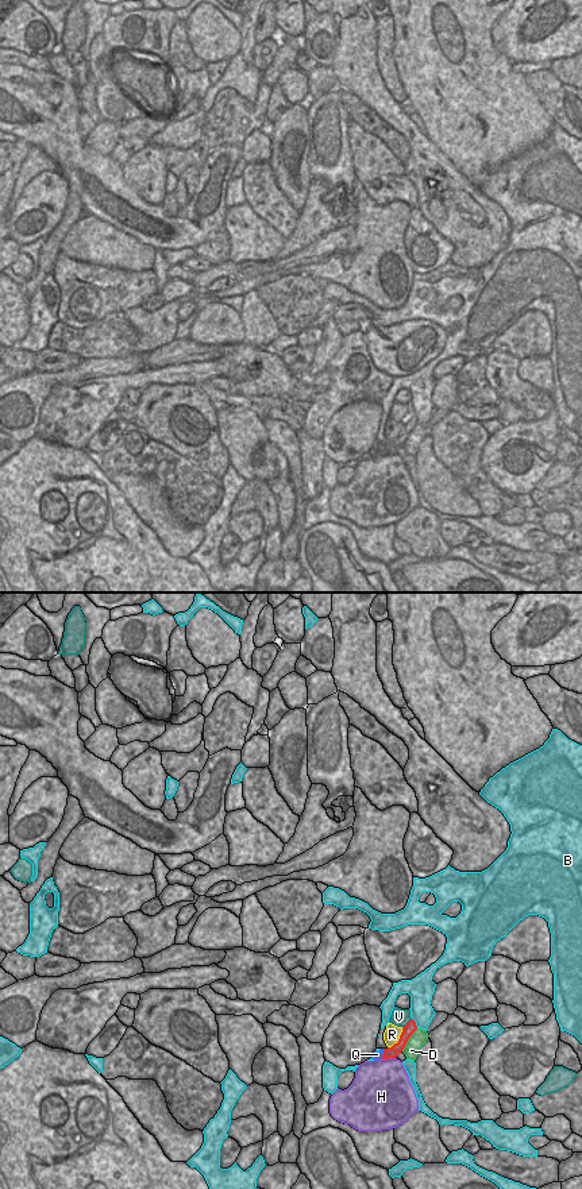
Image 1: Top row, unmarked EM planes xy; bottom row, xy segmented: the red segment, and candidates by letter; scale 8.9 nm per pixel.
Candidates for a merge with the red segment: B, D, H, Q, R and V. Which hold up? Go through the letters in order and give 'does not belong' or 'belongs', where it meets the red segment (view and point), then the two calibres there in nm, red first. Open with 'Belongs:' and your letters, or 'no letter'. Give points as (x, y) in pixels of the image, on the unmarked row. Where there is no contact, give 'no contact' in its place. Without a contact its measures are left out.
Belongs: Q
B: does not belong; meets red in xy at (415, 419); 100 nm thick on the red side, 200 nm on the other
D: does not belong; meets red in xy at (408, 433); 100 nm thick on the red side, 140 nm on the other
H: does not belong; meets red in xy at (388, 452); 100 nm thick on the red side, 460 nm on the other
Q: belongs; meets red in xy at (382, 450); 100 nm thick on the red side, 70 nm on the other
R: does not belong; meets red in xy at (399, 435); 100 nm thick on the red side, 150 nm on the other
V: does not belong; meets red in xy at (407, 419); 100 nm thick on the red side, 150 nm on the other

